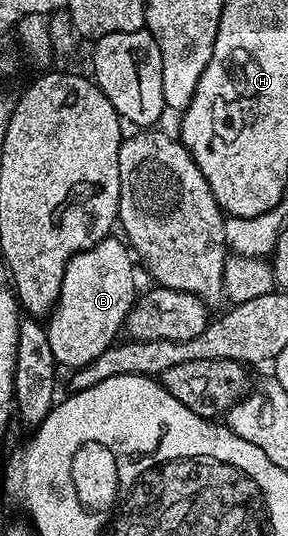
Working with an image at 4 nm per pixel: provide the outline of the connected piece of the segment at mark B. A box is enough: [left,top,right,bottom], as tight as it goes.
[45,236,135,371]

